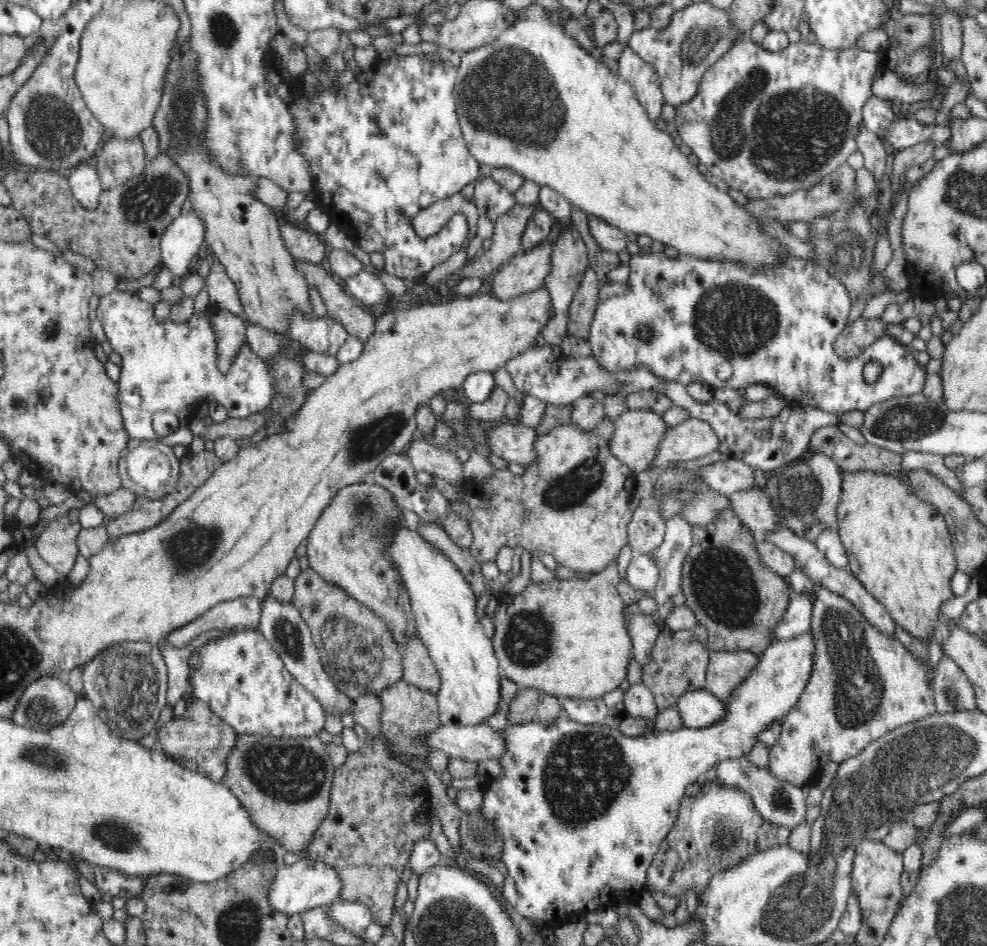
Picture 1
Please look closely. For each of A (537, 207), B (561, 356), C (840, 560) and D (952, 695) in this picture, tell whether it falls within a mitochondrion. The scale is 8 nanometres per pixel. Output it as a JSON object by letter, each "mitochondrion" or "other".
{"A":"other","B":"other","C":"other","D":"mitochondrion"}

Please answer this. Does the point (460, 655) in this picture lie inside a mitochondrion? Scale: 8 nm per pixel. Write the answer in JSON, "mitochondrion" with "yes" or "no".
{"mitochondrion":"no"}

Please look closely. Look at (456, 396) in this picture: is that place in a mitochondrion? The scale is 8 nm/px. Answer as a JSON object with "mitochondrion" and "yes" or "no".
{"mitochondrion":"no"}

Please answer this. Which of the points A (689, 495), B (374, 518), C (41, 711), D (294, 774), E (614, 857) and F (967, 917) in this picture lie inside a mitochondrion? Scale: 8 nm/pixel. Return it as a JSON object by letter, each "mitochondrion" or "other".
{"A":"mitochondrion","B":"mitochondrion","C":"mitochondrion","D":"mitochondrion","E":"other","F":"mitochondrion"}

